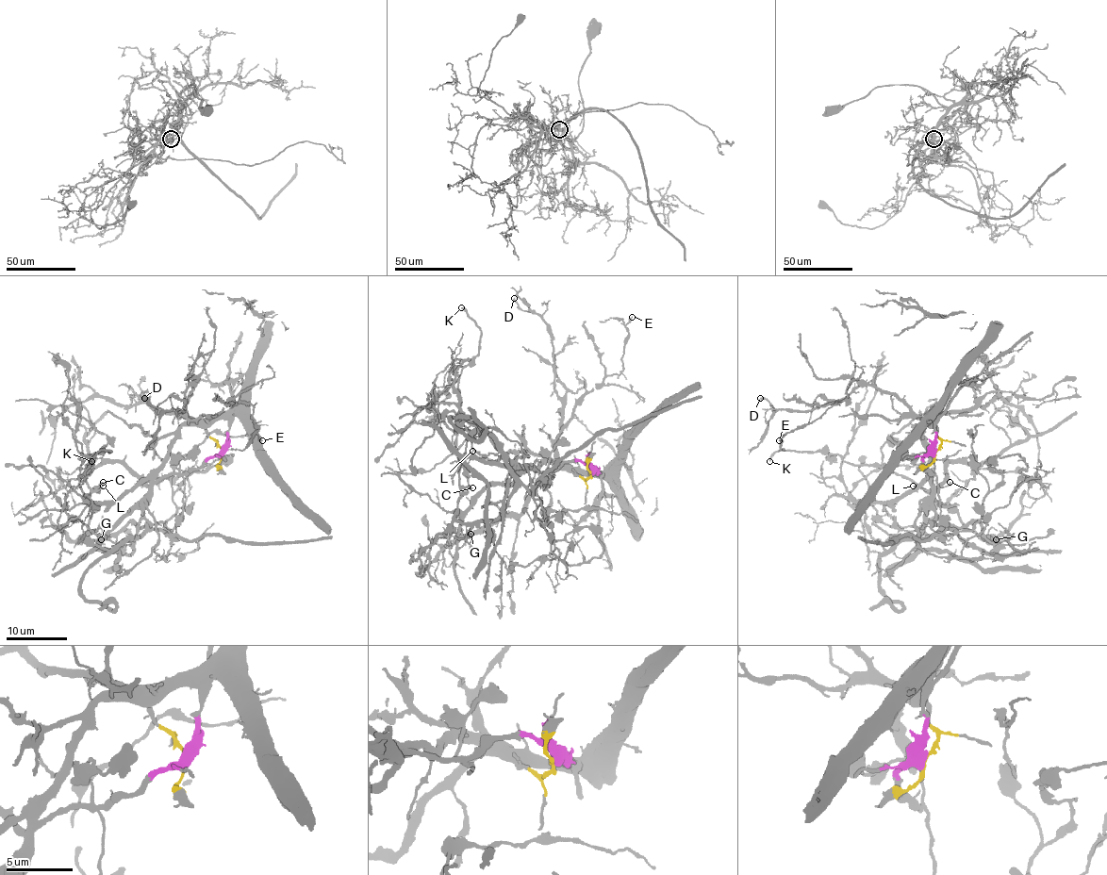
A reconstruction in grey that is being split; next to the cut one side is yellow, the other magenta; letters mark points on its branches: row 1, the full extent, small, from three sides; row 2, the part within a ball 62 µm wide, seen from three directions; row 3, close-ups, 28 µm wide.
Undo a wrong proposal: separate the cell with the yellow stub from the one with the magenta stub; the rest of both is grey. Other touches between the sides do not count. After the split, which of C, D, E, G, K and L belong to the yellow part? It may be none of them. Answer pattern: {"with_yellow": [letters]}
{"with_yellow": ["D", "E"]}

